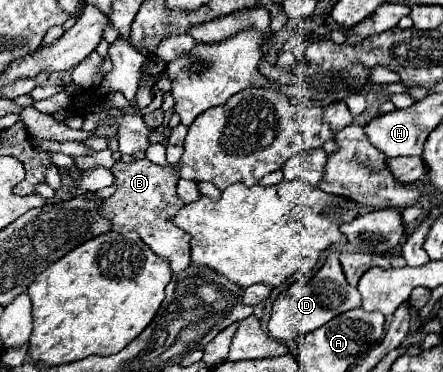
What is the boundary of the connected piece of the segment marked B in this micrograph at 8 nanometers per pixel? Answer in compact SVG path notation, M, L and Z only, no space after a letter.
M146 159L128 165L118 161L112 167L112 173L116 177L114 185L118 189L112 197L102 201L102 213L112 221L112 231L136 231L158 257L170 263L174 275L182 273L190 263L190 237L186 231L182 231L170 221L184 207L176 193L176 183L180 179L178 173L172 169L172 165L162 167Z

